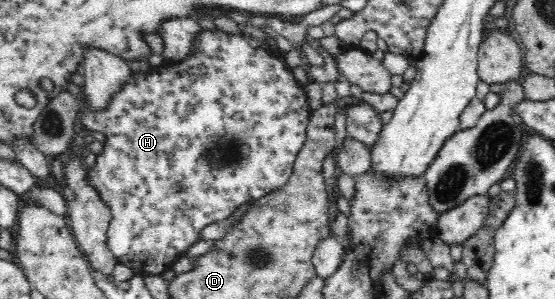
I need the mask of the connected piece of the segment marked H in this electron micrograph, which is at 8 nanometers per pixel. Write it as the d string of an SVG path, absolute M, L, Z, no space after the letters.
M202 32L202 38L196 42L196 52L188 56L188 60L176 66L154 68L150 74L138 73L130 76L130 80L116 92L108 104L108 109L103 112L92 113L87 106L87 100L80 96L81 111L78 118L79 128L85 131L103 132L105 141L103 151L96 156L96 162L89 168L86 181L98 191L100 199L112 209L112 220L107 230L107 245L116 261L124 266L134 268L138 276L161 275L171 269L172 264L189 252L190 246L200 240L200 232L208 224L220 223L236 212L242 204L256 200L270 194L273 190L282 188L290 178L298 152L306 140L307 126L310 124L312 108L309 105L303 86L296 83L292 69L285 63L284 53L267 52L251 36L230 36L226 32Z

